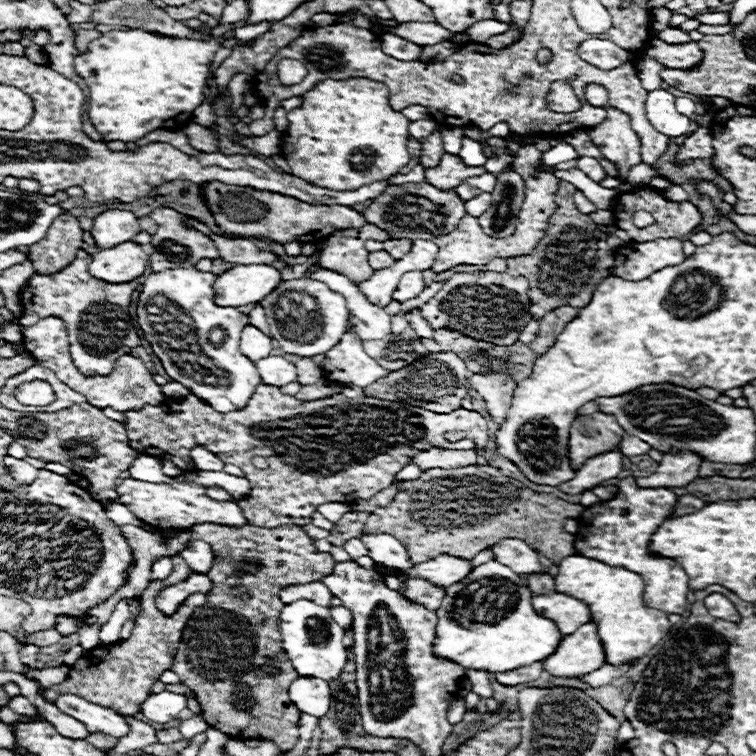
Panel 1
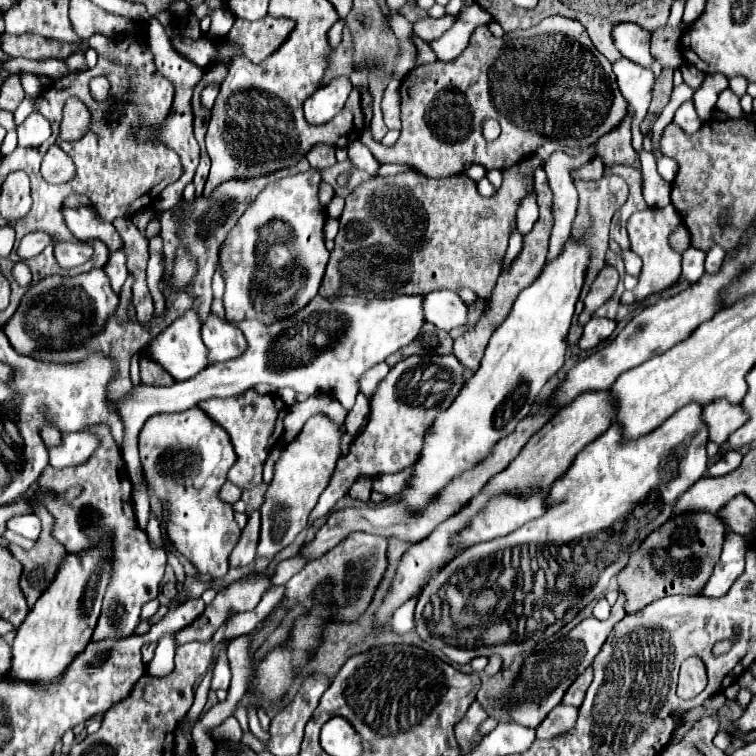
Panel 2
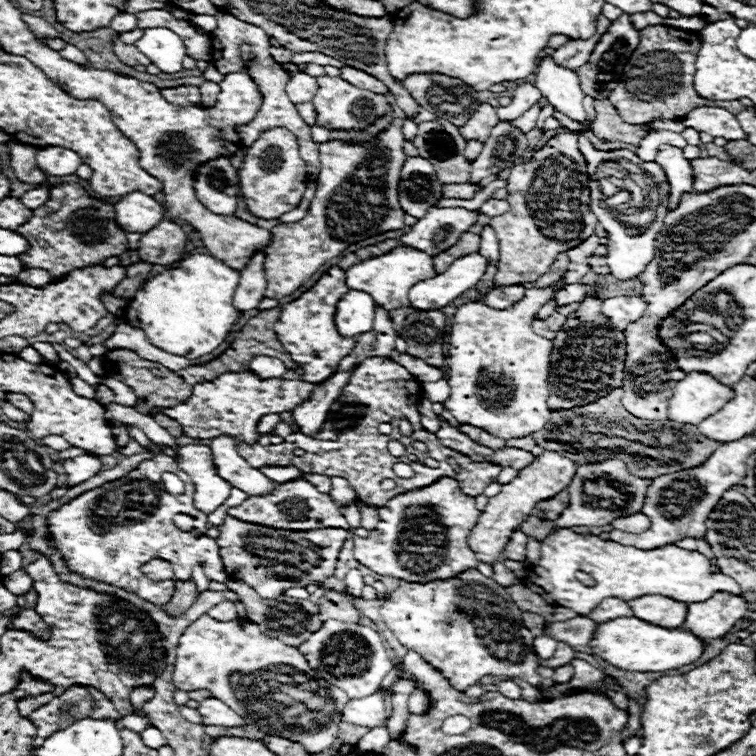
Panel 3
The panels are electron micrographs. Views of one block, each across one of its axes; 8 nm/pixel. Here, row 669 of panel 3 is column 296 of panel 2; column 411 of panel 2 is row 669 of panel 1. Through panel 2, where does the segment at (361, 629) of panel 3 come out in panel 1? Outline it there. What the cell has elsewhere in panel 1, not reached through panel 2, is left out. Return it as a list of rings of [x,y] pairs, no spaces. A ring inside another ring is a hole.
[[[298,600],[292,604],[286,604],[286,608],[280,614],[280,632],[282,632],[282,648],[286,650],[292,666],[300,676],[310,676],[310,678],[322,678],[322,680],[336,680],[340,678],[340,672],[346,664],[346,646],[342,644],[344,640],[344,630],[332,620],[328,608],[322,608],[310,600]],[[312,620],[318,620],[328,632],[328,638],[322,642],[312,642],[310,634],[310,624]]]

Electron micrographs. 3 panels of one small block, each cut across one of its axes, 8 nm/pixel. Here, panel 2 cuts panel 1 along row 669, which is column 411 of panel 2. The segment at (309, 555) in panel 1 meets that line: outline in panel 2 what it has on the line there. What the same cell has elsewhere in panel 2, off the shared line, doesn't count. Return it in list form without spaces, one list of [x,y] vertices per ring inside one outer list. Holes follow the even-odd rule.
[[[517,164],[503,170],[502,185],[492,198],[480,196],[476,182],[466,174],[426,178],[418,172],[402,172],[396,176],[370,178],[346,198],[336,248],[330,252],[318,294],[392,298],[398,294],[428,294],[442,288],[454,292],[458,288],[470,288],[480,298],[486,298],[492,294],[492,288],[500,276],[500,256],[504,256],[504,248],[516,228],[516,210],[520,200],[532,192],[534,176],[520,176]]]

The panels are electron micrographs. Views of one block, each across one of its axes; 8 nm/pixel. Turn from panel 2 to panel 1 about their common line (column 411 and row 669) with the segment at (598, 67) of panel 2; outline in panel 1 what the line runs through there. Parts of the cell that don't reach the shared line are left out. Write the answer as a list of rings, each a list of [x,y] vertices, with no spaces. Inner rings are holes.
[[[174,556],[172,564],[174,564],[174,570],[164,580],[164,584],[150,582],[150,586],[144,590],[144,594],[140,598],[140,614],[134,624],[130,640],[124,644],[104,644],[104,646],[94,648],[90,654],[86,652],[70,668],[70,676],[66,682],[62,682],[54,688],[42,688],[46,700],[54,702],[56,694],[76,694],[88,702],[108,706],[108,708],[112,708],[120,714],[126,714],[126,716],[134,716],[136,712],[140,712],[140,704],[144,702],[144,698],[148,698],[150,686],[160,678],[160,674],[164,670],[168,670],[172,666],[172,660],[178,650],[182,630],[184,630],[188,618],[192,616],[192,612],[196,608],[206,604],[206,596],[196,594],[192,598],[186,598],[184,606],[180,606],[180,610],[176,610],[174,616],[164,616],[164,614],[160,614],[160,610],[156,610],[156,606],[154,606],[156,590],[160,590],[166,584],[182,582],[192,574],[188,564],[180,556]]]

